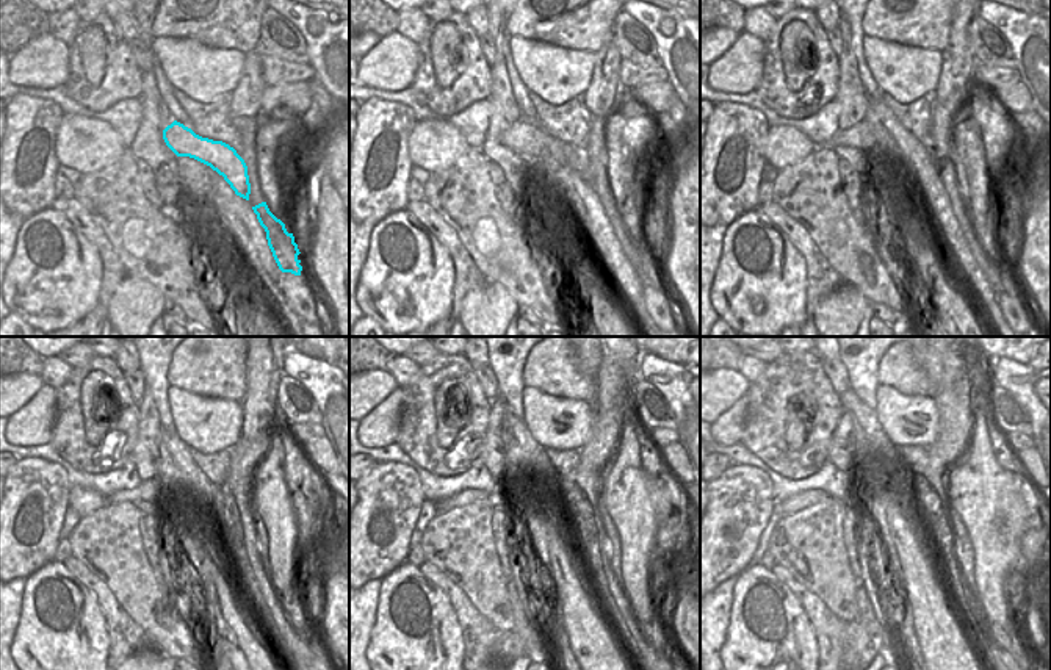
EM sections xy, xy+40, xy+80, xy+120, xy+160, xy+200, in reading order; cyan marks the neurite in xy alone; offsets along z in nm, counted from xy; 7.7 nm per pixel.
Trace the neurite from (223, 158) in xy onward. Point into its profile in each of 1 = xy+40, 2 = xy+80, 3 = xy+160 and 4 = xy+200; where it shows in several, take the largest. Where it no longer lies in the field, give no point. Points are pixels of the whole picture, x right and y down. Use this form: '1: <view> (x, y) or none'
1: xy+40 (531, 144)
2: xy+80 (866, 136)
3: xy+160 (465, 497)
4: xy+200 (809, 498)

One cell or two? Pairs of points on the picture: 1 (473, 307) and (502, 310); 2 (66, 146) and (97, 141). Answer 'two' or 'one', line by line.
1: one
2: one

